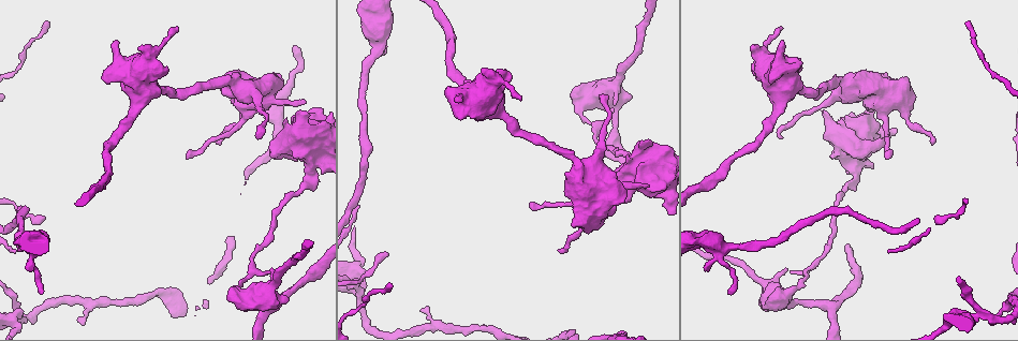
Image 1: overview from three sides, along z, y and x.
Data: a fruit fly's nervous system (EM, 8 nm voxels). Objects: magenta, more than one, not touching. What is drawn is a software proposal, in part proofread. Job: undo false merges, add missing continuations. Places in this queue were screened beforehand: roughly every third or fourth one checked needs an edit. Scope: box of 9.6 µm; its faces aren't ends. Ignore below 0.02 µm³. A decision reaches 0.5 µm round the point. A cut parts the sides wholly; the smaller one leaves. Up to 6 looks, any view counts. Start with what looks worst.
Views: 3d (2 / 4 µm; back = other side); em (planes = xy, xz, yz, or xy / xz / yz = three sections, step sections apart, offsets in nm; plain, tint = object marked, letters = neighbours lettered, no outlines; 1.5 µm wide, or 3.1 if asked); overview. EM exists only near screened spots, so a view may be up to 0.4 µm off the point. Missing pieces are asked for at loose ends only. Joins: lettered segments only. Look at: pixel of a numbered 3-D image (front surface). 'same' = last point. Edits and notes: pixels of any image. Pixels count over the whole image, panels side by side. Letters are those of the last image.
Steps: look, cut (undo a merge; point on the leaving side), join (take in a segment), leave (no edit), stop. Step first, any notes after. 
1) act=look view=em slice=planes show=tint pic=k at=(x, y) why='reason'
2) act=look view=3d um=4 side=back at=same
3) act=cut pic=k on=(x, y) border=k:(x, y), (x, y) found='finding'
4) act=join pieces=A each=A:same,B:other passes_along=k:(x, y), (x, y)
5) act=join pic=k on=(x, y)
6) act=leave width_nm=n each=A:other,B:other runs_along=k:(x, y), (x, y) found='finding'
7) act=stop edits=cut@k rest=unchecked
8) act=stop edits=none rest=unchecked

act=look view=3d um=2 pic=1 at=(882, 139) why='branch stops here'

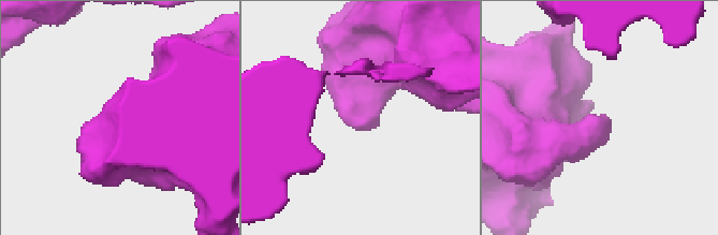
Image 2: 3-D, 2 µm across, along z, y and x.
act=look view=em slice=xy step=8 show=letters pic=2 at=(365, 125) why='need the tissue'

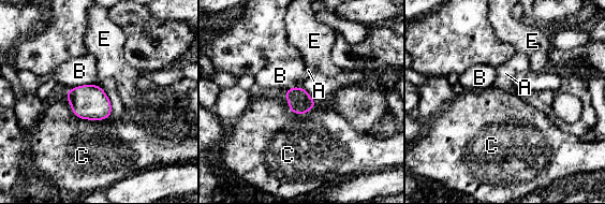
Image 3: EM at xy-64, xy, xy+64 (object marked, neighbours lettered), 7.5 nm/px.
act=look view=em slice=planes show=letters at=same why='cut it another way'

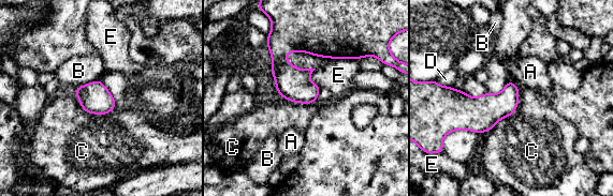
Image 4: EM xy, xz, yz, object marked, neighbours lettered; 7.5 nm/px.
act=leave width_nm=200 longest_contact=C:340nm each=A:other,B:other,C:other,D:other,E:other found='none of them fits'

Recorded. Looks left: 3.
act=look view=3d um=4 pic=1 at=(361, 294) why='calibre changes'

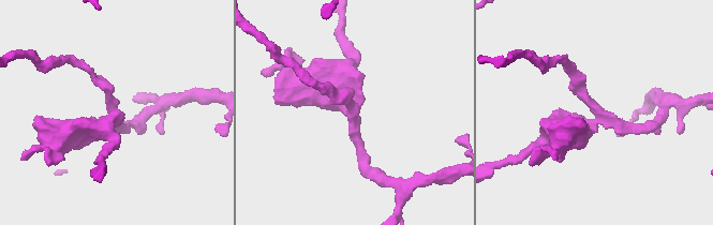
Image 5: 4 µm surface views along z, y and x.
act=look view=em slice=yz step=8 show=letters pic=5 at=(597, 118) why='shape alone is not enough'

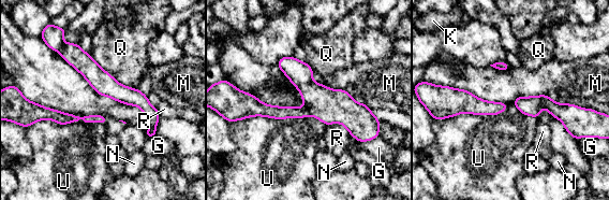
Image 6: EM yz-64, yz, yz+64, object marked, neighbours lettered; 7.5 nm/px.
act=cut pic=6 on=(275, 112) each=G:other,K:other,M:other,N:other,Q:other,R:other,U:other part_leaving=6:(244, 96), (257, 109), (305, 113) found='two neurons meet here'

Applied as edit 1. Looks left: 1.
act=stop edits=cut@6 rest=unchecked

